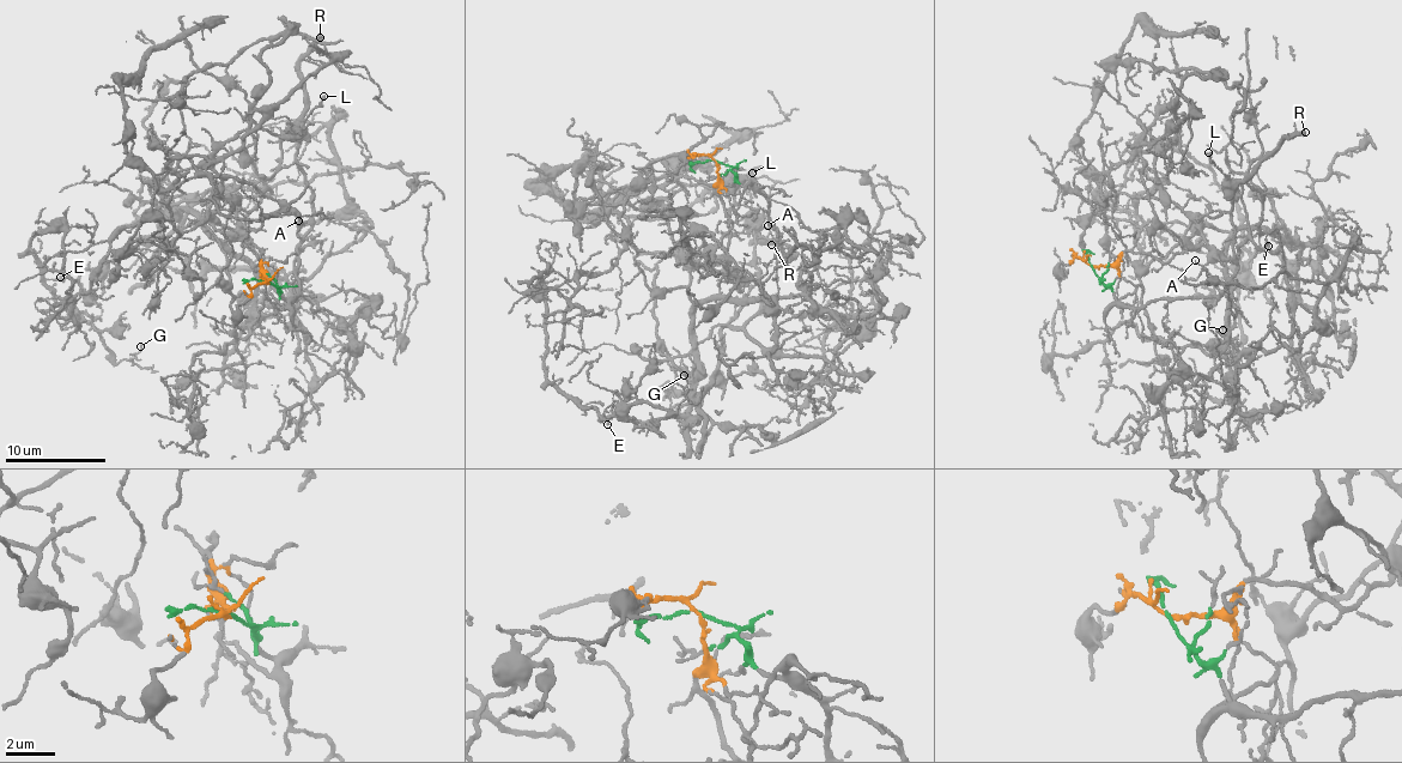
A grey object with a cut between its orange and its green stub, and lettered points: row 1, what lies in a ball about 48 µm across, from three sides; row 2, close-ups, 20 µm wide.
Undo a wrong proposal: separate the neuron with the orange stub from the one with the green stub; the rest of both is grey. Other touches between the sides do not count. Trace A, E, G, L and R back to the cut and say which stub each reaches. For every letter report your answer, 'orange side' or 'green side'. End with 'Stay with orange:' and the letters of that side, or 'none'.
A: green side
E: orange side
G: orange side
L: green side
R: green side
Stay with orange: E, G

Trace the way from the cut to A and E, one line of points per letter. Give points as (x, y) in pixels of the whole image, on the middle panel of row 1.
A: (715, 162), (723, 163), (766, 199), (769, 225), (780, 236), (783, 259), (784, 254), (768, 225)
E: (715, 162), (714, 193), (732, 230), (691, 278), (700, 416), (641, 423), (618, 409), (607, 425)

